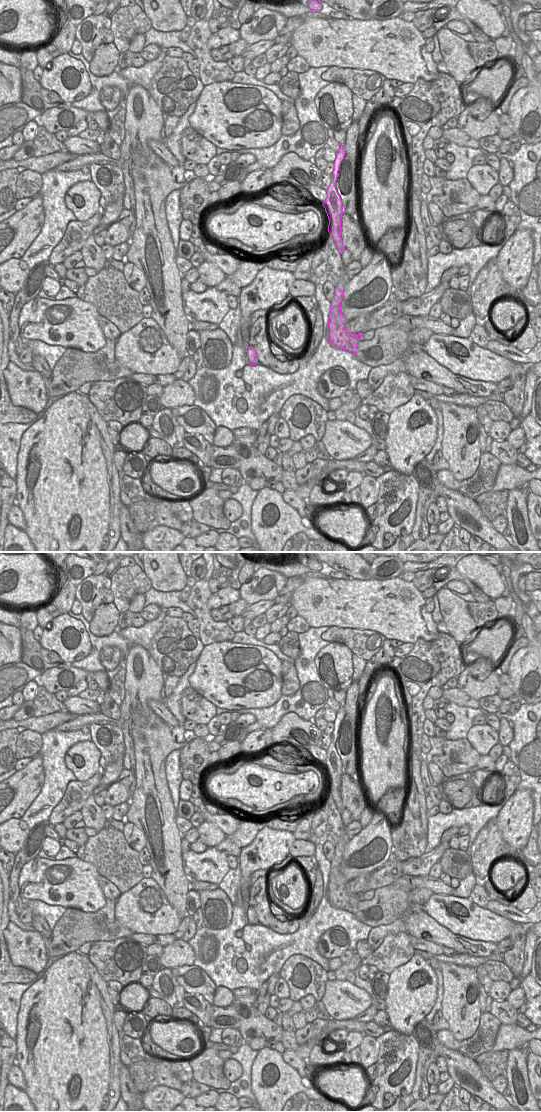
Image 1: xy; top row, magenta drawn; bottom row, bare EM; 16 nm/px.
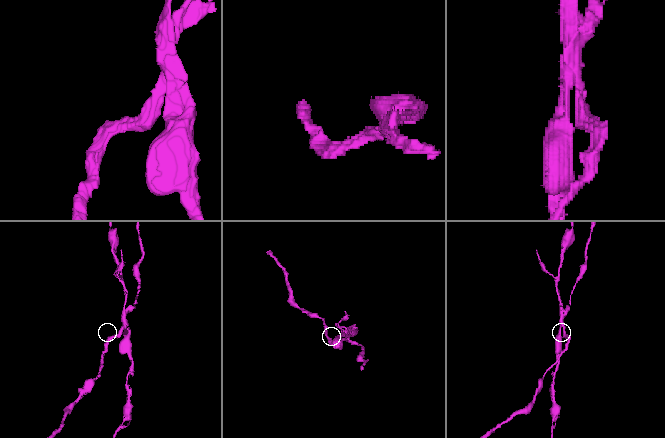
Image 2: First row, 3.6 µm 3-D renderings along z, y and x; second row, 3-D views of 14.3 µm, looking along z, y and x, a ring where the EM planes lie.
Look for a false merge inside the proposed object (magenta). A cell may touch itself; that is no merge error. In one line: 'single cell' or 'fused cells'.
fused cells

